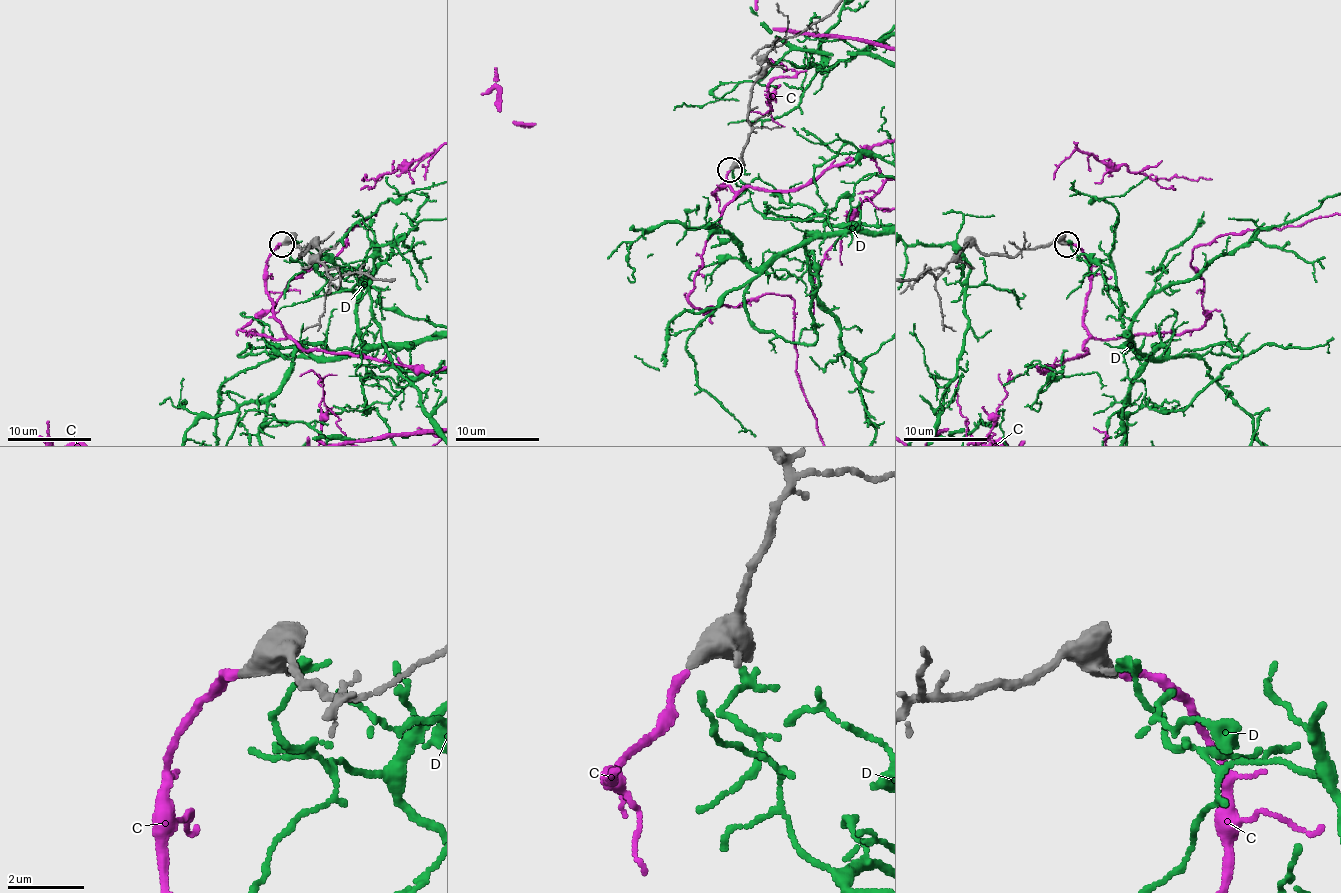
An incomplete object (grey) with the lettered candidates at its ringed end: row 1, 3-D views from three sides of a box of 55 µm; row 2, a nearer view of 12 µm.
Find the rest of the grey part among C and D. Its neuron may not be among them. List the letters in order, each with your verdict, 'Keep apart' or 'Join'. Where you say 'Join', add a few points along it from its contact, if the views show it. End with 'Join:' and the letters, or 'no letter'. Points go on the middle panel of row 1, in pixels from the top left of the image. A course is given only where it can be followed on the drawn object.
C: Join
D: Keep apart
Join: C

